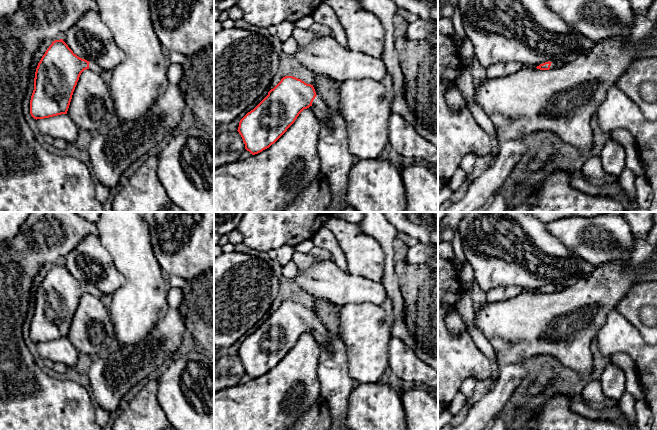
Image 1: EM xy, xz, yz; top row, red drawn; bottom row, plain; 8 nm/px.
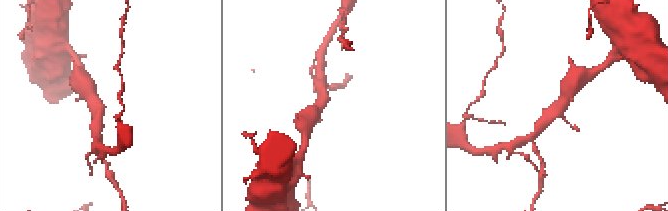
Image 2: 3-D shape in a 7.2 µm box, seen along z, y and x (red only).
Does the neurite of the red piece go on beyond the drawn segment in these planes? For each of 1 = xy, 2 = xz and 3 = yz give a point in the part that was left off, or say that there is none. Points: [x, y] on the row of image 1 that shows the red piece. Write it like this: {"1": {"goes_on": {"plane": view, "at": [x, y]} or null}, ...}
{"1": {"goes_on": {"plane": "xy", "at": [93, 66]}}, "2": {"goes_on": {"plane": "xz", "at": [321, 110]}}, "3": {"goes_on": {"plane": "yz", "at": [554, 64]}}}

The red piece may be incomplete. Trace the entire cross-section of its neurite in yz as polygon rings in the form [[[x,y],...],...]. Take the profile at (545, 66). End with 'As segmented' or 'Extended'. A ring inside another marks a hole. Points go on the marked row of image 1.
[[[548,61],[543,64],[540,64],[536,68],[540,69],[540,70],[549,70],[549,69],[562,67],[563,65],[564,65],[563,62],[550,62],[550,61]]]. Extended

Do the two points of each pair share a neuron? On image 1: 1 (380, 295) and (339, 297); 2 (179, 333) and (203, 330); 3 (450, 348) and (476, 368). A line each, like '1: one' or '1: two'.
1: one
2: two
3: one

